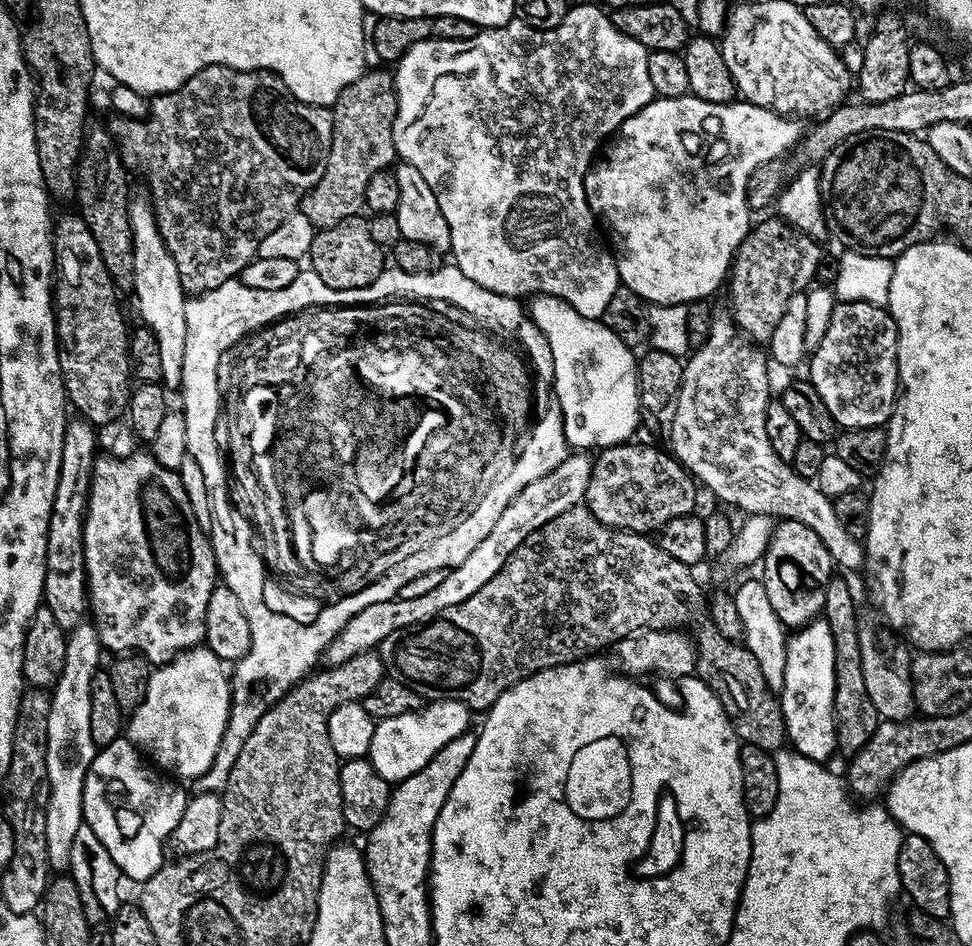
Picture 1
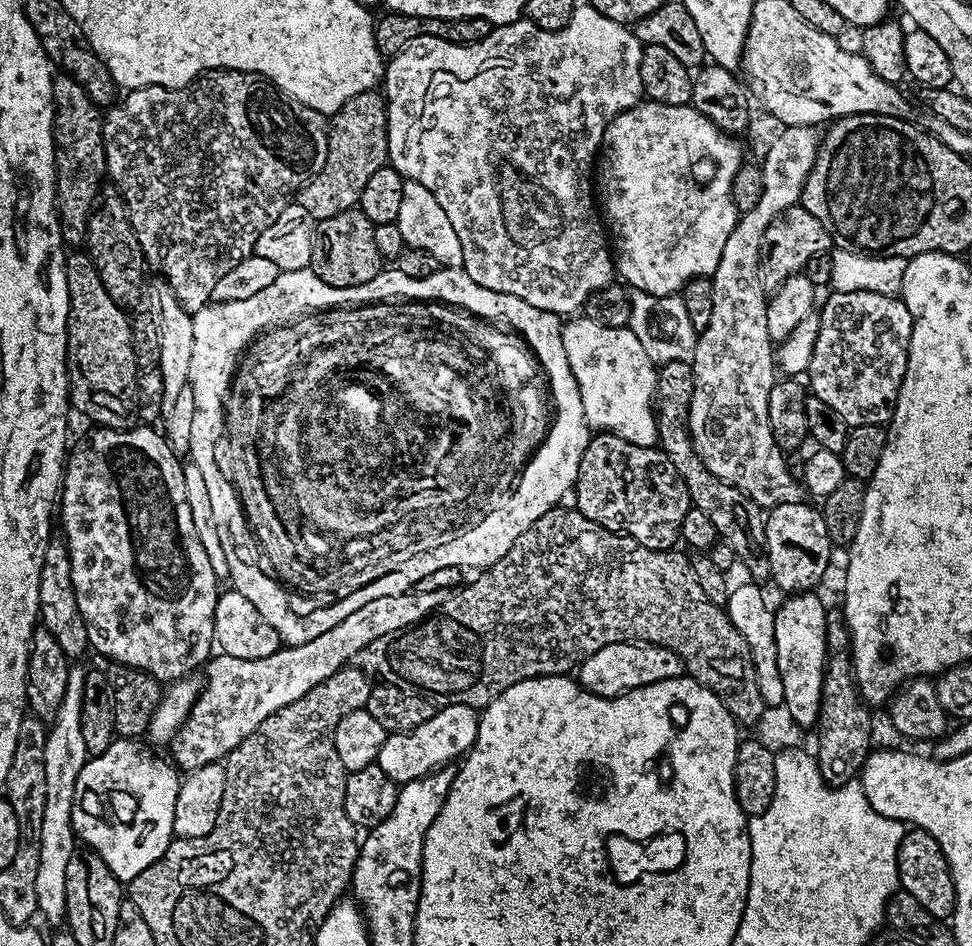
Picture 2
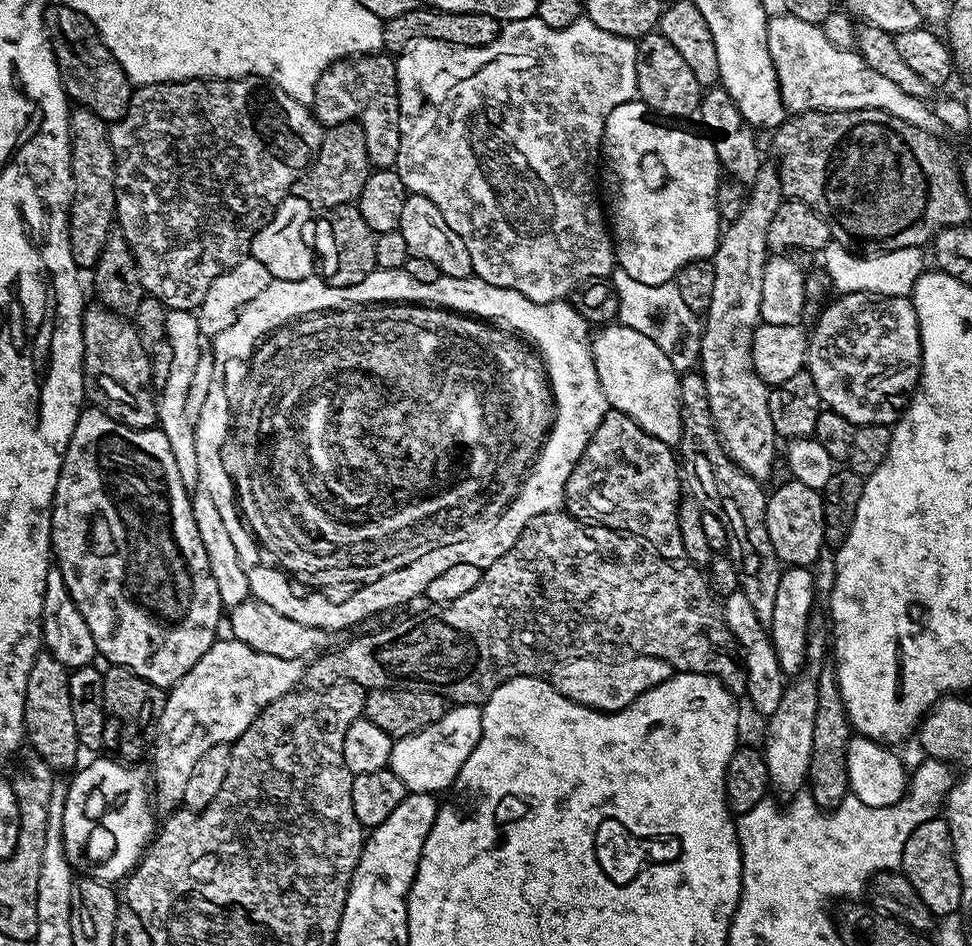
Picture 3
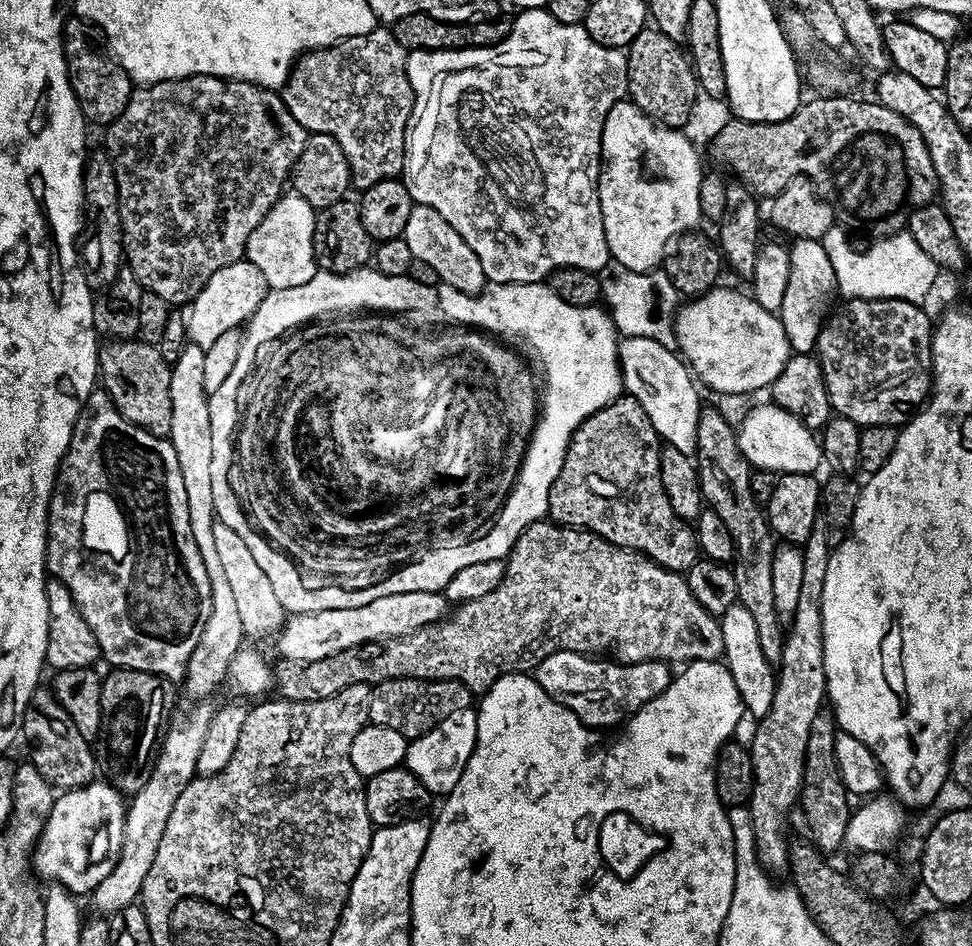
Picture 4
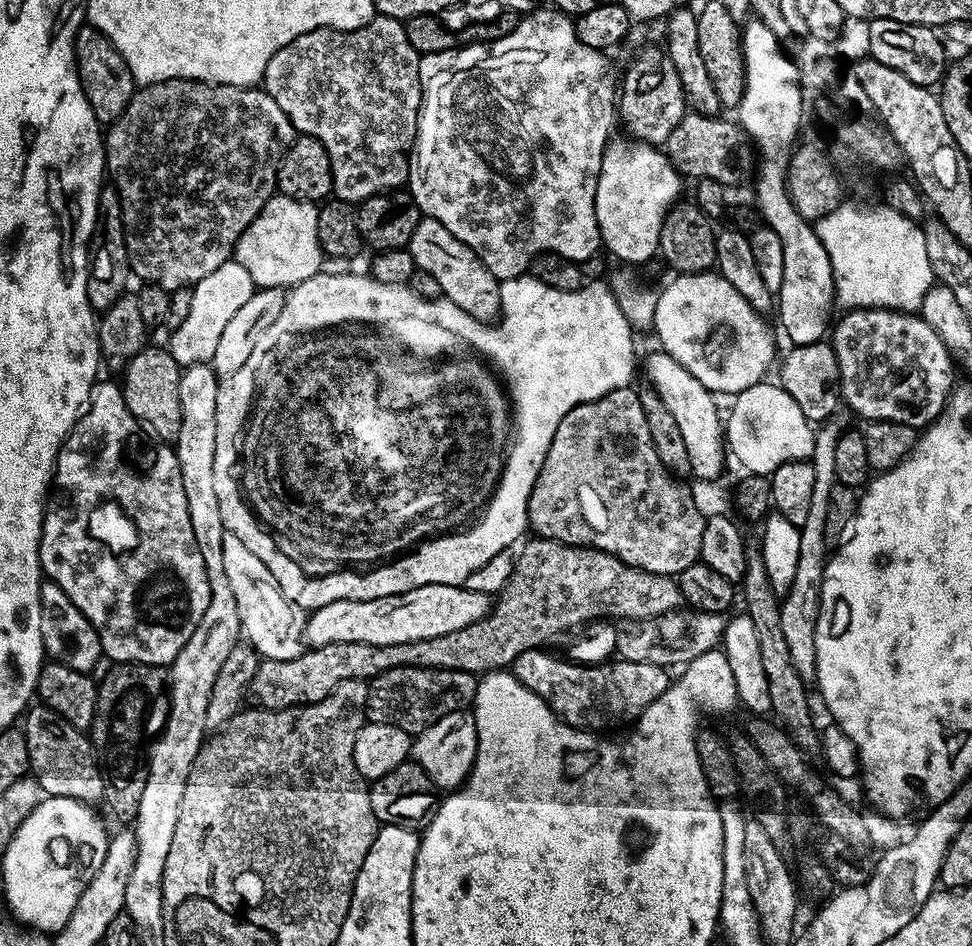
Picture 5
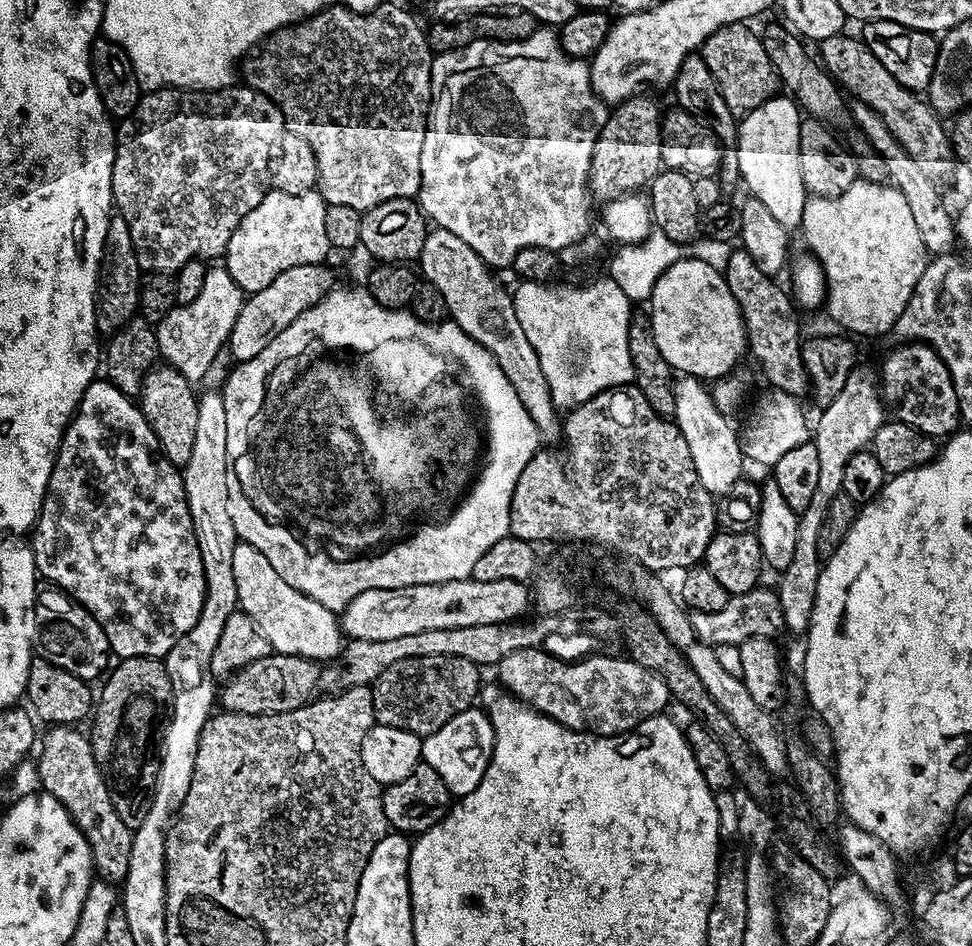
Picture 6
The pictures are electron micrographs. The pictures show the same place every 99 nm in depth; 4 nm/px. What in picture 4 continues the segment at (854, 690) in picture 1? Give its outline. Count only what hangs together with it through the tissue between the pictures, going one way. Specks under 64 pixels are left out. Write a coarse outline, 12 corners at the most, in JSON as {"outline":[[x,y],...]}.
{"outline":[[831,711],[814,718],[798,808],[822,854],[845,847],[854,811]]}

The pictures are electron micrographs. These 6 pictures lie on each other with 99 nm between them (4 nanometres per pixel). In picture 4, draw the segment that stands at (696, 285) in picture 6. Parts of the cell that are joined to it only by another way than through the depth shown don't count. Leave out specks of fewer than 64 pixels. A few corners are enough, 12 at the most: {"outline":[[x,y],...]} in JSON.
{"outline":[[714,286],[677,347],[722,394],[767,389],[792,355],[777,313]]}

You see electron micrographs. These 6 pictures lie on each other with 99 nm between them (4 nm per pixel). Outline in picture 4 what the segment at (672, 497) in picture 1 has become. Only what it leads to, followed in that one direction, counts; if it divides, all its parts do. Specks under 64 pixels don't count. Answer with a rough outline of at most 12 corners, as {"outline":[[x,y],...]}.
{"outline":[[635,396],[576,427],[547,489],[555,523],[669,572],[698,561]]}

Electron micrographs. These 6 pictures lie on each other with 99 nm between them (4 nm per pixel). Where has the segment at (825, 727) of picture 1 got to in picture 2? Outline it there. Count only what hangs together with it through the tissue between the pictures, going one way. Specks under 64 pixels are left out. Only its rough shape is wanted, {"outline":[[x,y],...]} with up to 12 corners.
{"outline":[[815,591],[774,612],[783,705],[820,717],[829,609]]}

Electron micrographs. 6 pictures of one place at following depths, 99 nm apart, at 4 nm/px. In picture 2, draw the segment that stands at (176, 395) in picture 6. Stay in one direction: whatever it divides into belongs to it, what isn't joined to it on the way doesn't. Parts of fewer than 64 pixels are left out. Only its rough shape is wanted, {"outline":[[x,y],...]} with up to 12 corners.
{"outline":[[67,257],[68,386],[93,425],[137,427],[130,316]]}

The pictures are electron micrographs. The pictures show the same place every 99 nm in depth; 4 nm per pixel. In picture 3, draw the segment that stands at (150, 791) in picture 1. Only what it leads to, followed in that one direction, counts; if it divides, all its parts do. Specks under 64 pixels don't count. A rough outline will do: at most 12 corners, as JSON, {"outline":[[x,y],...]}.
{"outline":[[89,759],[67,785],[73,869],[120,882],[158,831],[150,776]]}

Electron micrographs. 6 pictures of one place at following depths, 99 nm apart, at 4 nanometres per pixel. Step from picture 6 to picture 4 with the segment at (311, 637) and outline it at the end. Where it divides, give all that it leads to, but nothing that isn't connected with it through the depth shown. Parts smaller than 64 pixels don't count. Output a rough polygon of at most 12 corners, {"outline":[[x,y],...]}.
{"outline":[[219,522],[214,543],[245,637],[279,633],[286,613],[250,546]]}

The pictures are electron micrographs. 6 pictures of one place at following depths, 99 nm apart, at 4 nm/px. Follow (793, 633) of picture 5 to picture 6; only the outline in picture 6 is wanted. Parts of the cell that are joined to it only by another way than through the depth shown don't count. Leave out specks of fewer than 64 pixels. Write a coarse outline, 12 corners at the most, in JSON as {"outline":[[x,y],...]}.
{"outline":[[853,368],[821,409],[818,489],[776,585],[783,627],[807,633],[829,502],[846,462],[884,424],[878,382]]}

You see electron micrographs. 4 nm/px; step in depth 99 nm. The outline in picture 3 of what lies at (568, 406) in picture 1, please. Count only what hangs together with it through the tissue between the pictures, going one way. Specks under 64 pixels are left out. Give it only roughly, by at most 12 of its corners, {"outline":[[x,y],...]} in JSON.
{"outline":[[638,330],[592,336],[604,397],[679,445],[681,377]]}

